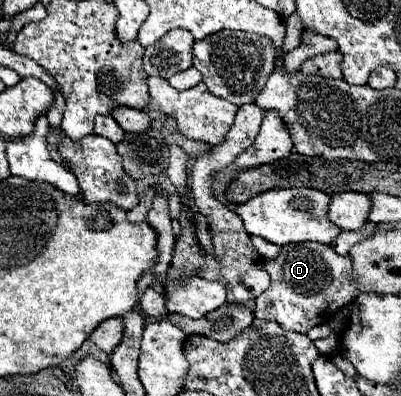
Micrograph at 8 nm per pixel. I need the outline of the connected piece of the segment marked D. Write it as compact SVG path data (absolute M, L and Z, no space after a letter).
M318 242L282 246L276 258L266 260L266 270L272 276L272 282L268 290L254 300L254 316L262 320L274 320L284 330L294 332L308 332L310 328L324 324L358 296L350 282L350 262L350 256L338 256L332 246Z

